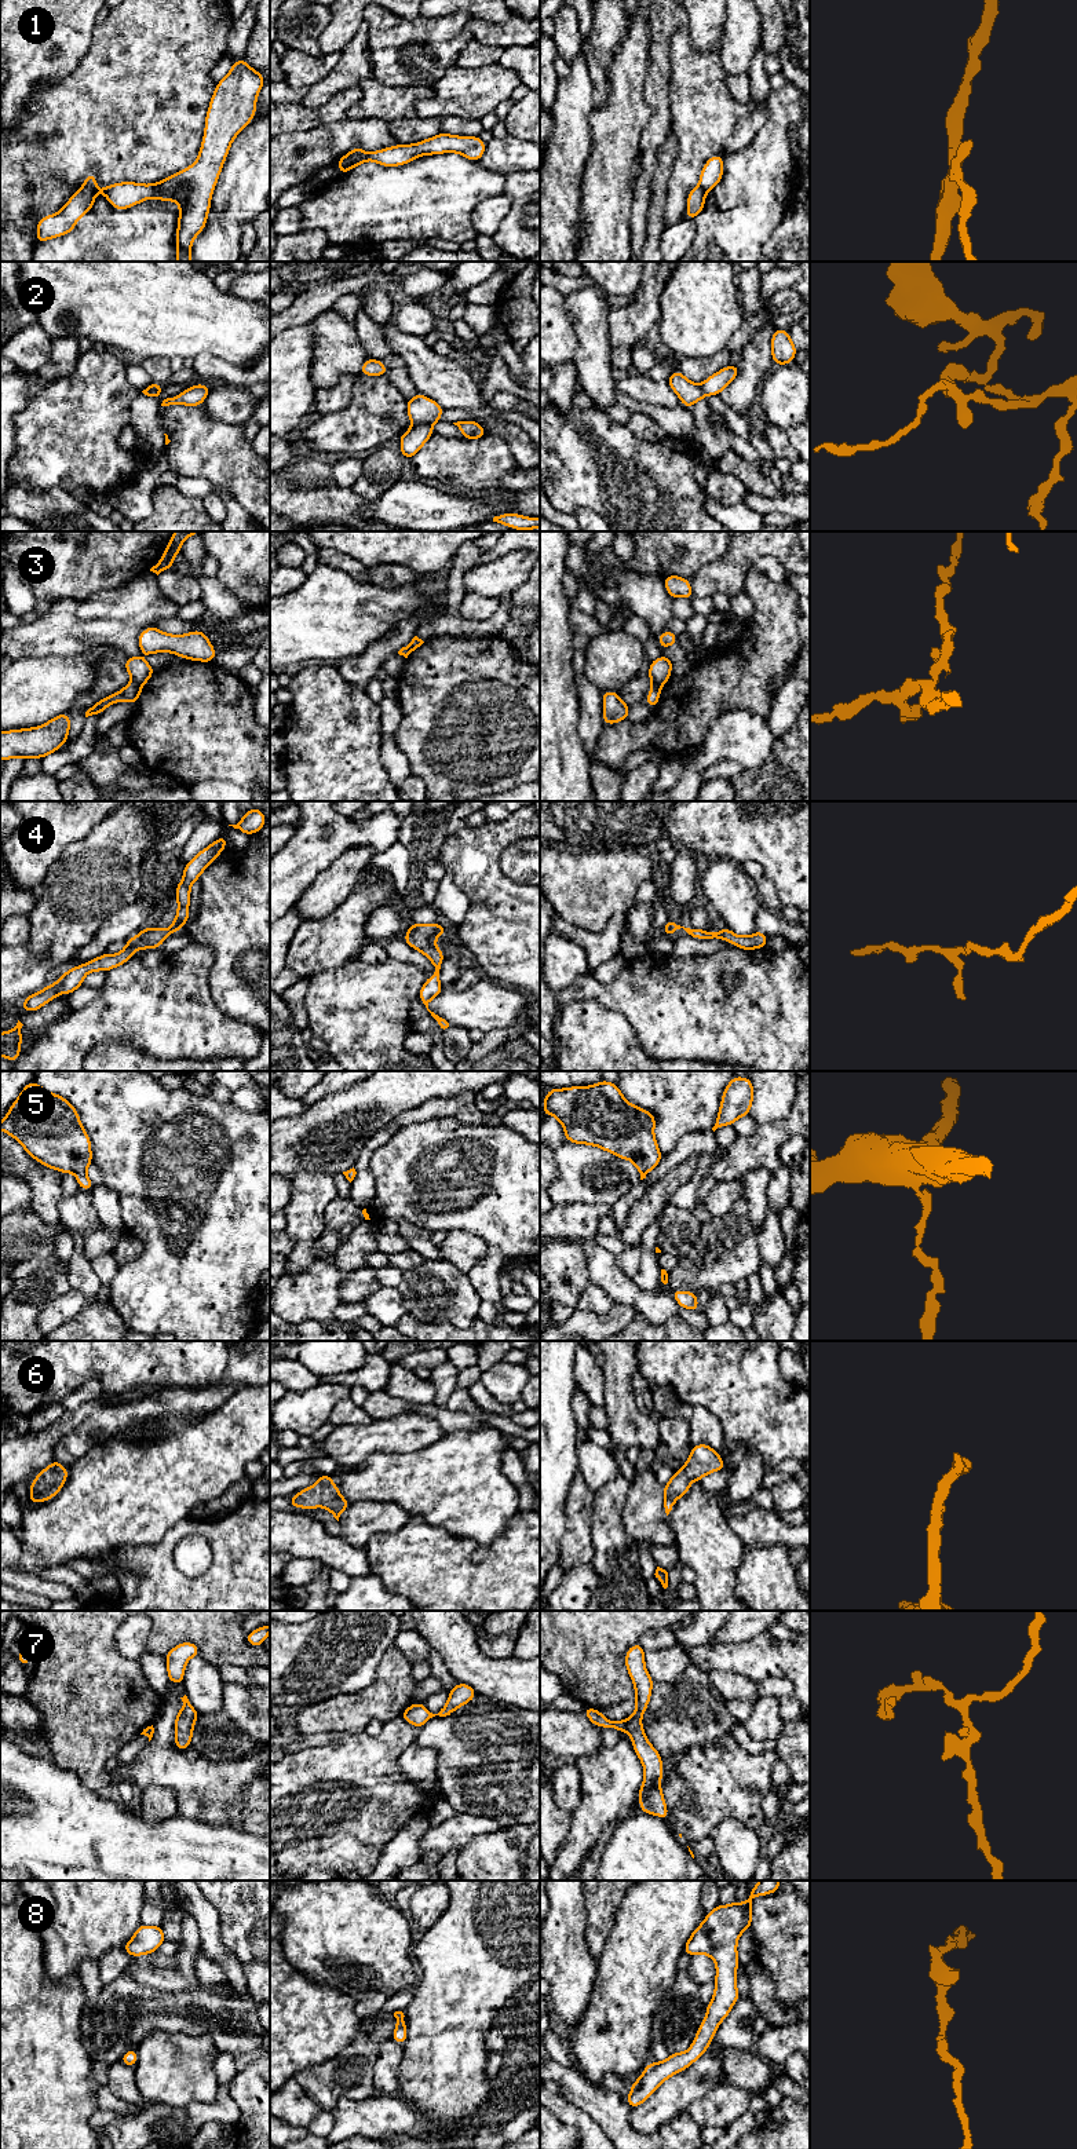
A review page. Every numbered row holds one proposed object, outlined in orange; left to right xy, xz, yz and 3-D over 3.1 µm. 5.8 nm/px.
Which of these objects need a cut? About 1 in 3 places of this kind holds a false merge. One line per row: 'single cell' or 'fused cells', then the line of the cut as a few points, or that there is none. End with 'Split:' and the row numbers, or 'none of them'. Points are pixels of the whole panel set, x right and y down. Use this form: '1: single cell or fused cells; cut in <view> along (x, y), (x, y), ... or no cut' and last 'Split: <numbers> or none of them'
1: fused cells; cut in xy along (80, 187), (95, 190)
2: fused cells; cut in xz along (431, 423), (413, 426)
3: fused cells; cut in xy along (132, 680), (141, 686)
4: single cell; no cut
5: single cell; no cut
6: single cell; no cut
7: single cell; no cut
8: single cell; no cut
Split: 1, 2, 3

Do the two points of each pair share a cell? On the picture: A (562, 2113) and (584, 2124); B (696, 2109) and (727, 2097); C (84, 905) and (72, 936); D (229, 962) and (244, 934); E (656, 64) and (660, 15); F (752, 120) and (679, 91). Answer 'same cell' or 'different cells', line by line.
A: same cell
B: same cell
C: same cell
D: same cell
E: same cell
F: different cells

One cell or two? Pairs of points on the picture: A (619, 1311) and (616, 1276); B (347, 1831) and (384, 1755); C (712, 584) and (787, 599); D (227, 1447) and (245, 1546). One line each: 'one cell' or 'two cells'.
A: two cells
B: one cell
C: two cells
D: two cells

